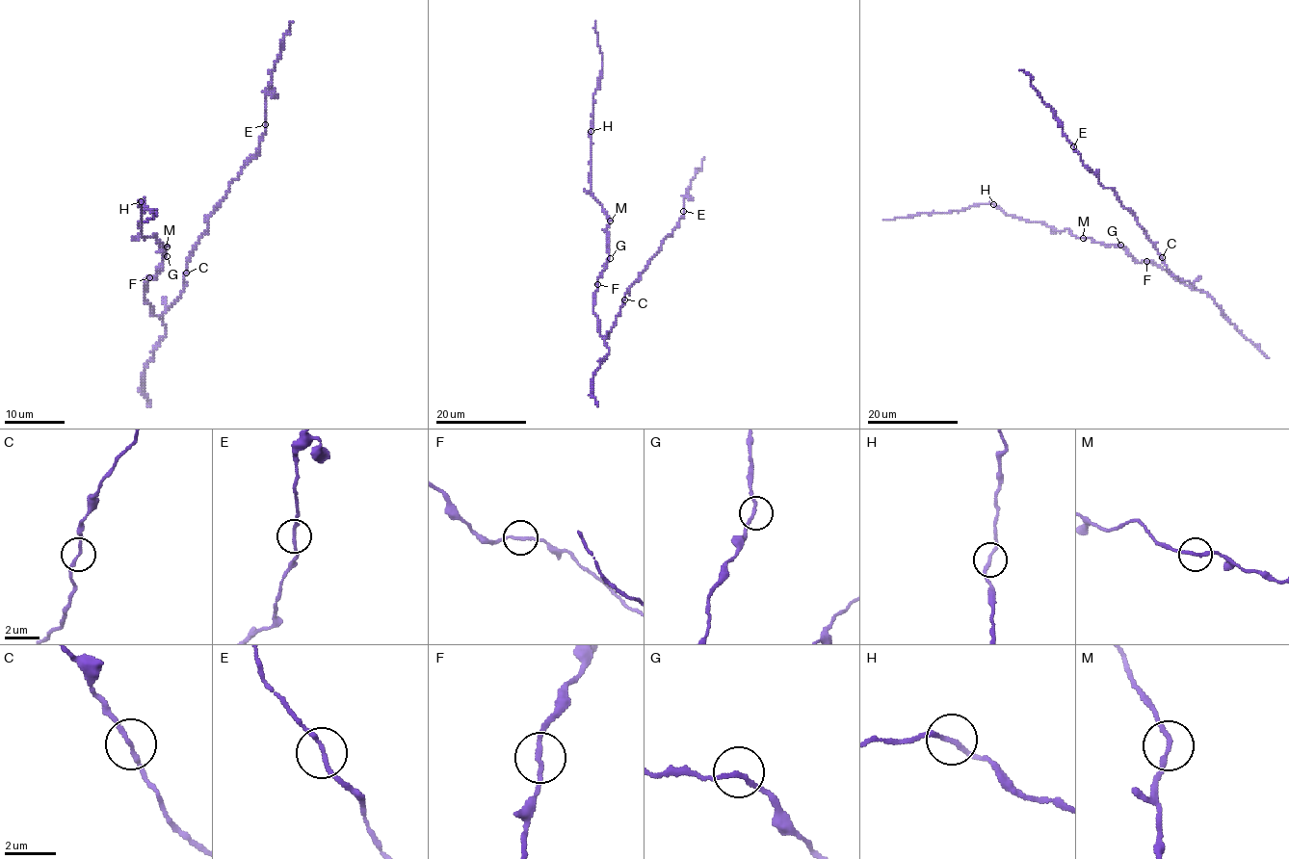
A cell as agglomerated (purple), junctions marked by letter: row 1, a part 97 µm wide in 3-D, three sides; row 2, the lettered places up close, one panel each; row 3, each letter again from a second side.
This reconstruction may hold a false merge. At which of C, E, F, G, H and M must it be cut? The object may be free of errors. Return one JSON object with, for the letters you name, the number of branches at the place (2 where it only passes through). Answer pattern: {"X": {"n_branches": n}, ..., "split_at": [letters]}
{"H": {"n_branches": 2}, "split_at": ["H"]}

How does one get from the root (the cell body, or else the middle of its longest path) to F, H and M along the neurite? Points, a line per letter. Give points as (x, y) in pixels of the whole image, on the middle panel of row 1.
F: (599, 321), (593, 312), (597, 284)
H: (599, 321), (593, 312), (593, 298), (597, 278), (610, 258), (610, 219), (591, 193), (591, 132)
M: (599, 321), (593, 312), (593, 298), (597, 278), (610, 258), (610, 221)

